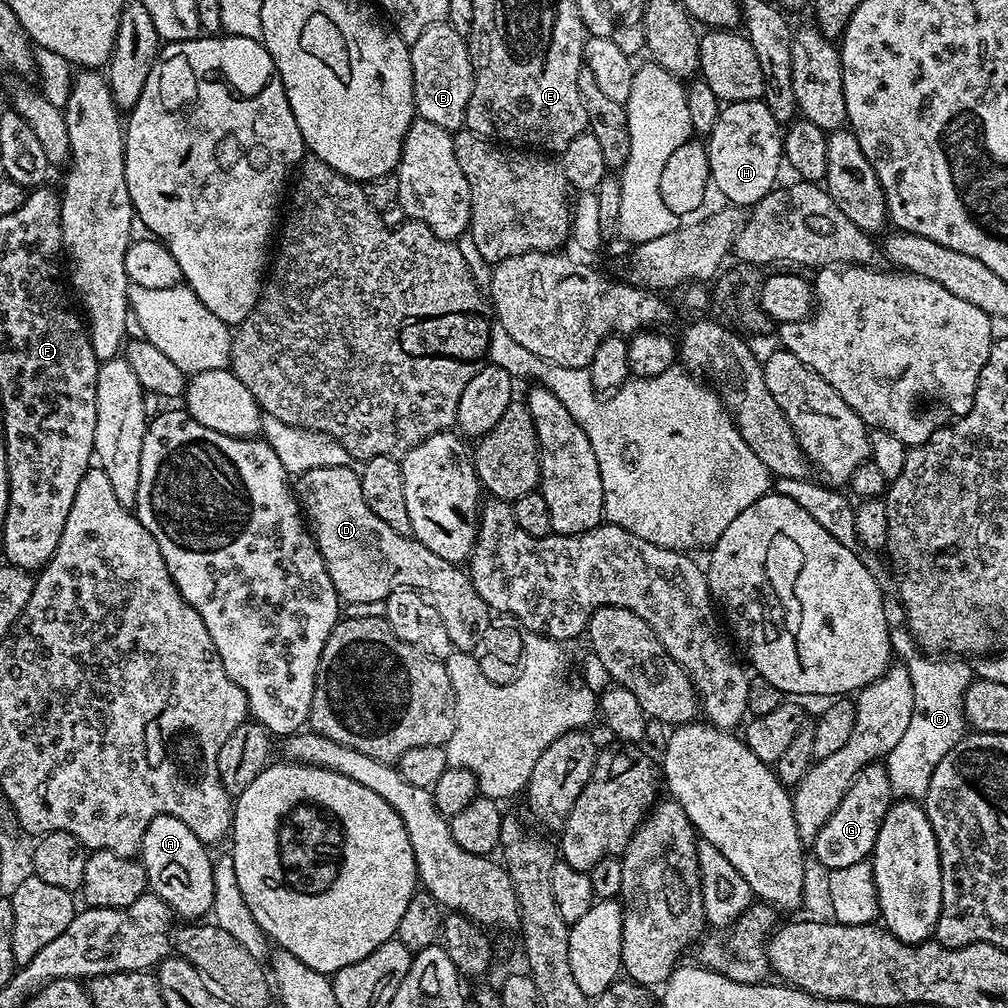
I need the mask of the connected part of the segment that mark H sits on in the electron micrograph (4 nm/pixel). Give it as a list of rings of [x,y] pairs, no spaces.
[[[763,99],[747,100],[746,102],[734,102],[733,104],[725,103],[719,114],[717,115],[717,121],[714,122],[713,130],[706,136],[706,147],[709,156],[709,174],[711,176],[711,183],[725,196],[727,203],[732,206],[755,206],[759,200],[768,192],[771,192],[773,188],[777,187],[778,180],[776,175],[780,172],[780,164],[782,168],[782,161],[784,160],[784,137],[782,135],[782,126],[774,118],[774,114],[770,114],[770,110],[764,104]]]

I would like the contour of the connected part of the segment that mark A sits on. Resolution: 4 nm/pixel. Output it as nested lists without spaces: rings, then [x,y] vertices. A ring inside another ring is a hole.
[[[159,816],[150,822],[150,826],[146,826],[146,834],[142,838],[139,859],[142,861],[148,875],[149,889],[155,895],[164,899],[179,919],[181,916],[181,921],[196,922],[207,917],[212,911],[212,903],[214,902],[212,867],[214,860],[212,856],[208,857],[208,852],[209,849],[197,838],[194,830],[190,830],[190,826],[186,826],[186,822],[178,822],[178,818]]]

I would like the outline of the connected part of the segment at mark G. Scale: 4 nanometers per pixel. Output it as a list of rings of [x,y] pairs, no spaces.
[[[880,762],[866,765],[854,778],[850,790],[846,790],[846,798],[838,802],[838,810],[826,818],[826,826],[822,826],[816,839],[811,841],[810,848],[816,851],[817,862],[824,870],[831,870],[868,860],[876,845],[878,830],[882,830],[882,822],[893,803],[894,793],[887,767]]]

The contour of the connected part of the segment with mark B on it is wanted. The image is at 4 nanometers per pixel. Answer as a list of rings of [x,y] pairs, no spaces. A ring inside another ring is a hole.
[[[446,22],[435,24],[422,30],[422,34],[410,46],[410,51],[417,117],[434,122],[434,126],[442,126],[442,130],[453,134],[461,131],[464,128],[466,106],[476,85],[467,39]]]

